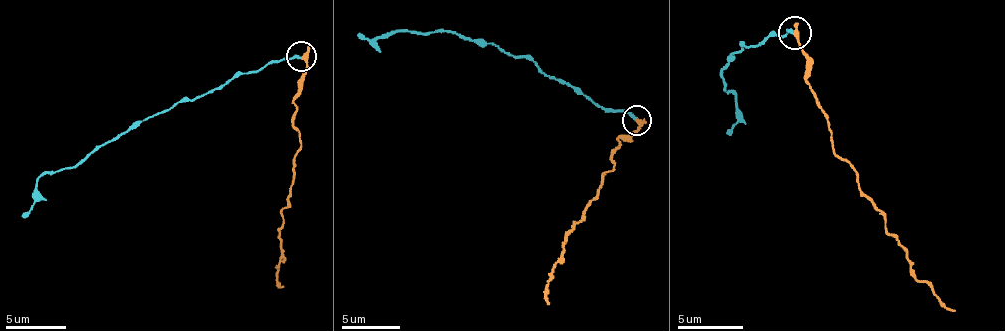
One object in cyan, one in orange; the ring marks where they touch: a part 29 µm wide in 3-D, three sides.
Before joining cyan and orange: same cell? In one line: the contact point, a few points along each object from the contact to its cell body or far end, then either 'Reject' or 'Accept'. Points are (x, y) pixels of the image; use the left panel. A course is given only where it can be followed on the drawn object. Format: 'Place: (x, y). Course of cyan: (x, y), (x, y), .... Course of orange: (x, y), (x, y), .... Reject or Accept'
Place: (301, 56). Course of cyan: (300, 56), (249, 70), (202, 95), (137, 120), (73, 167), (50, 172), (36, 182), (36, 202), (22, 219). Course of orange: (300, 56), (307, 64), (294, 106), (297, 155), (278, 235), (276, 268), (284, 287). Reject

